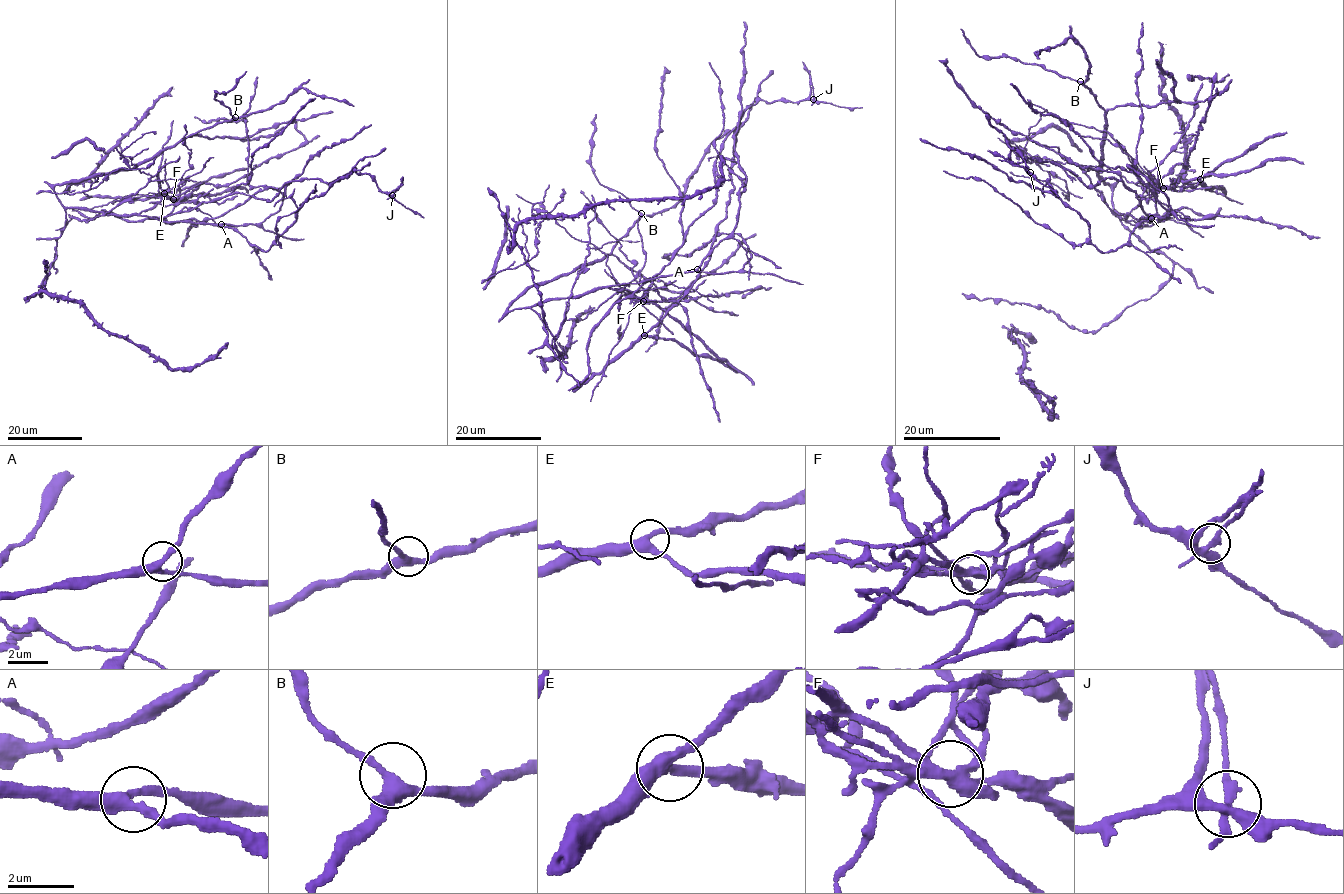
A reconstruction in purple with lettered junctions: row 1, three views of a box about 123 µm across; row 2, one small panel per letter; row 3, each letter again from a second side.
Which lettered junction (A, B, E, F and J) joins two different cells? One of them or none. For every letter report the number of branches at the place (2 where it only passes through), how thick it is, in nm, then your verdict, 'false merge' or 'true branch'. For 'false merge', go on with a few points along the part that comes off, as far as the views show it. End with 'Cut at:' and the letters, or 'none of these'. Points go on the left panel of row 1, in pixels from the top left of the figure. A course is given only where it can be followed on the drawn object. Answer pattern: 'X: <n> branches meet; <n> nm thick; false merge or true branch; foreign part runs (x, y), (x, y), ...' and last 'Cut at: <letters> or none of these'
A: 3 branches meet; 320 nm thick; true branch
B: 3 branches meet; 320 nm thick; true branch
E: 3 branches meet; 320 nm thick; true branch
F: 4 branches meet; 320 nm thick; false merge; foreign part runs (173, 199), (159, 195), (162, 182), (140, 172), (130, 157), (123, 157), (128, 168), (96, 186), (36, 194)
J: 4 branches meet; 280 nm thick; true branch
Cut at: F

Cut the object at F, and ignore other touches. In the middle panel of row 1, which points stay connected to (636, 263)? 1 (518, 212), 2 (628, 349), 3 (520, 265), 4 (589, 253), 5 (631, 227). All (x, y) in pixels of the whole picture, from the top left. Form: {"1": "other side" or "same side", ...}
{"1": "same side", "2": "other side", "3": "same side", "4": "same side", "5": "other side"}

